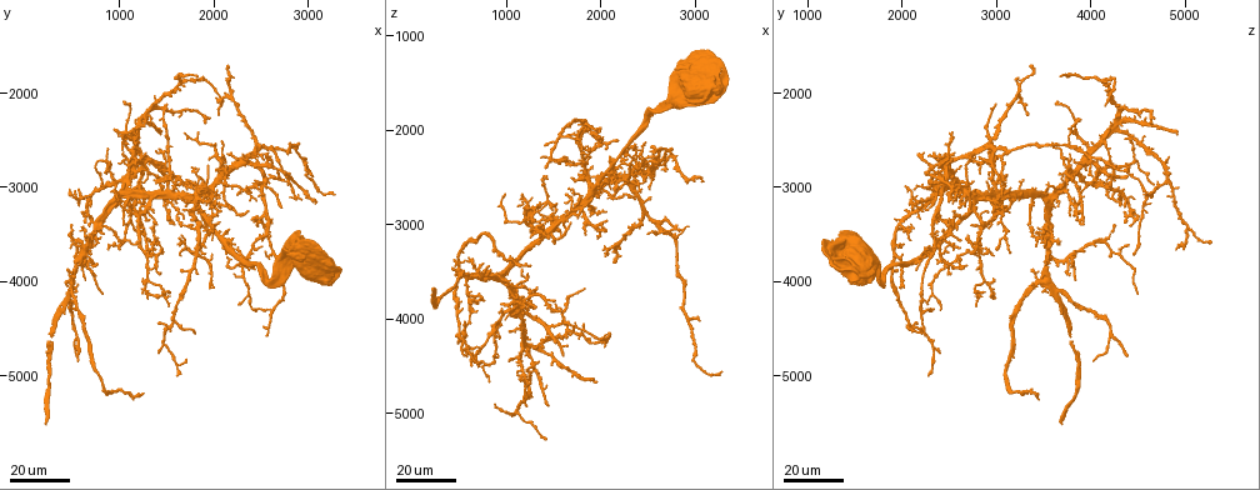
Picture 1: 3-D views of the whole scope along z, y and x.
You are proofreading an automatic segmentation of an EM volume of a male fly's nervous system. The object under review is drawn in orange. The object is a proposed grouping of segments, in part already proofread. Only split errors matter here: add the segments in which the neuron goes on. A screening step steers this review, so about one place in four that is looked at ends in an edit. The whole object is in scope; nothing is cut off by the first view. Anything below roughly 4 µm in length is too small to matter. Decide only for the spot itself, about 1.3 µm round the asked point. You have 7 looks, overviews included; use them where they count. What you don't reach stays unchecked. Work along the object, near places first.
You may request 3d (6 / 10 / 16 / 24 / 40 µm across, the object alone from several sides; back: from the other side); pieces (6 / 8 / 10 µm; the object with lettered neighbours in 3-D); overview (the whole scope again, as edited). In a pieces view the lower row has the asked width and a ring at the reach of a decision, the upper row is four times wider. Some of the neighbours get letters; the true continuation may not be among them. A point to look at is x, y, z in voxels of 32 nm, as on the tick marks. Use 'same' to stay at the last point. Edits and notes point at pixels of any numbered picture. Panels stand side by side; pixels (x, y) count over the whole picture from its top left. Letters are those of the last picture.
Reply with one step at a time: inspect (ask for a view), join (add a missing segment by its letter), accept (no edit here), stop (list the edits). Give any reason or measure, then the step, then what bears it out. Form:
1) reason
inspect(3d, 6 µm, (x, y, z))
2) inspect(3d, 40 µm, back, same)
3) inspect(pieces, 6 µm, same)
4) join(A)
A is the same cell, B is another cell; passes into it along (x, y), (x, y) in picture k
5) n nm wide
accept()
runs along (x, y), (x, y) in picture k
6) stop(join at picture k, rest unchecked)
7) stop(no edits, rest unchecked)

end of a long branch
inspect(3d, 24 µm, (1420, 2420, 4920))

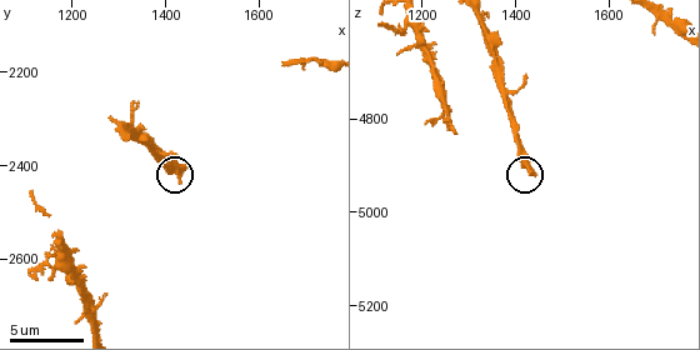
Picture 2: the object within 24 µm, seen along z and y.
inspect(pieces, 6 µm, same)

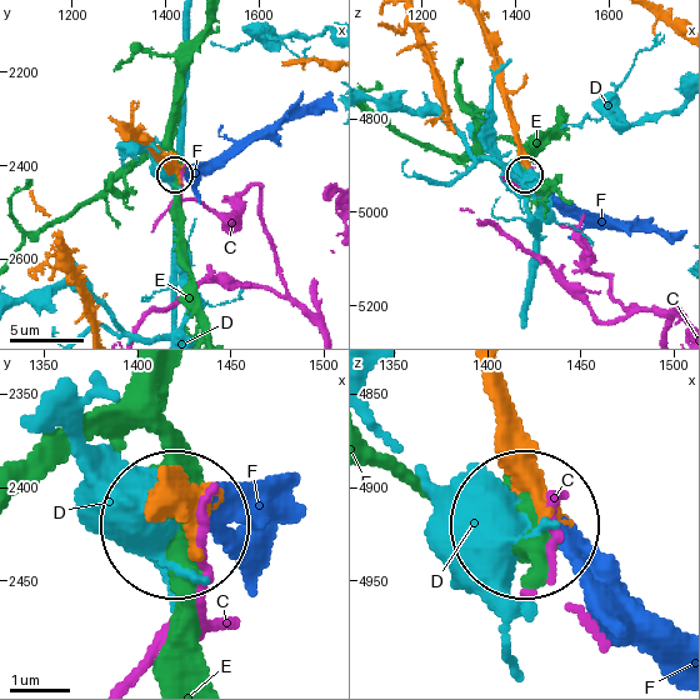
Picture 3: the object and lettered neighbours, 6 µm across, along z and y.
210 nm wide
join(F)
F is the same cell, C, D and E are other cells; passes into it along (168, 473), (216, 503), (286, 498) in picture 3; it goes on there

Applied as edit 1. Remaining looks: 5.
see it whole again
inspect(overview)

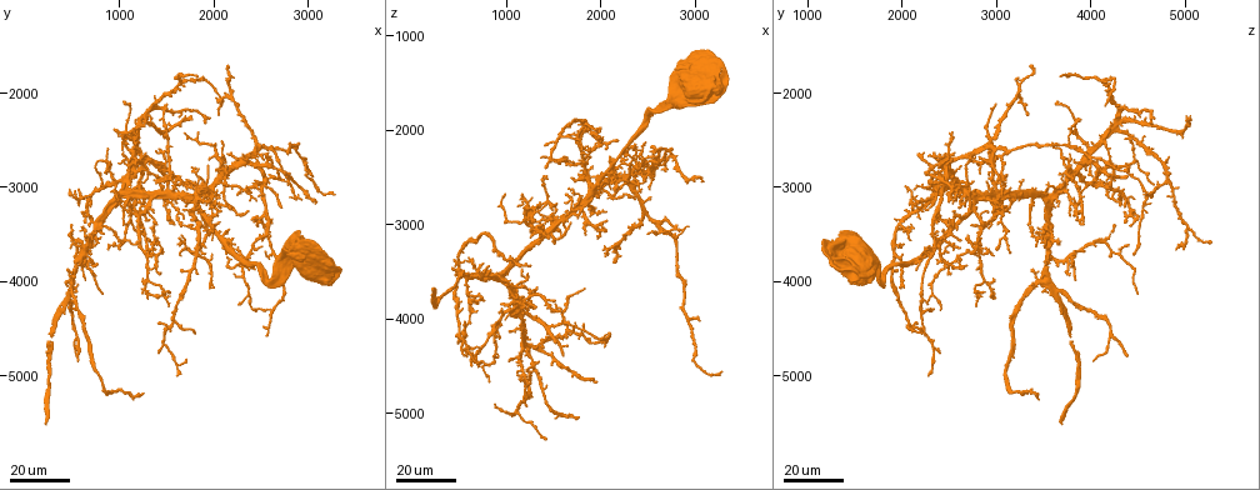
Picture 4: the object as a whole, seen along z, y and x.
end of a long branch
inspect(3d, 24 µm, (1740, 2280, 5080))

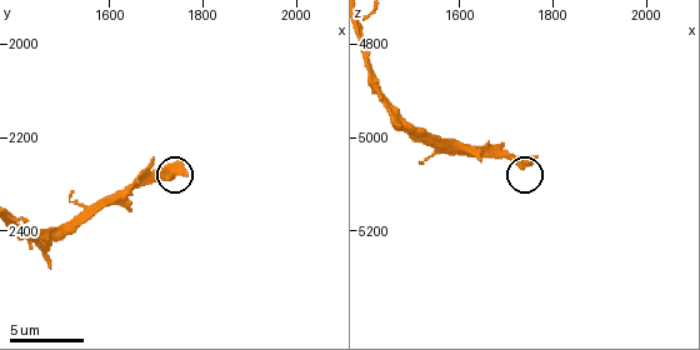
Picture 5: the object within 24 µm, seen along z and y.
what lies round it
inspect(pieces, 10 µm, (1750, 2245, 5055))

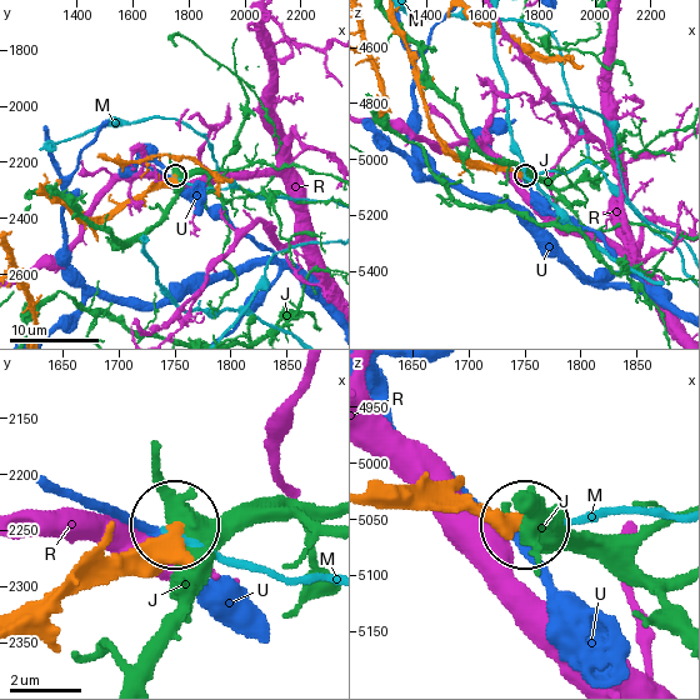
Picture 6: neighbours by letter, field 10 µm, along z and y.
240 nm wide
accept()
J, M, R and U are other cells; none of them fits

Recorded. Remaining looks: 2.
long arm stops here
inspect(3d, 24 µm, (1980, 2260, 4680))

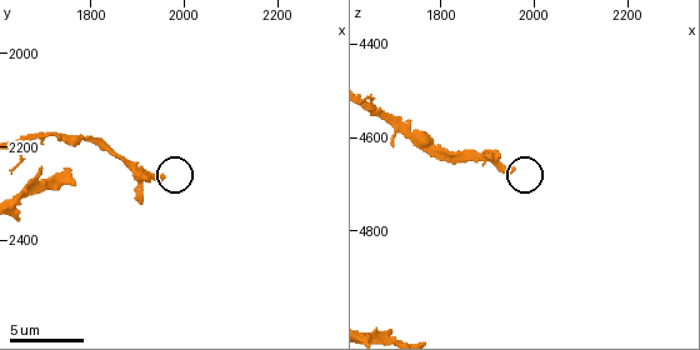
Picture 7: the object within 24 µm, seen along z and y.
what lies round it
inspect(pieces, 10 µm, (1955, 2270, 4670))

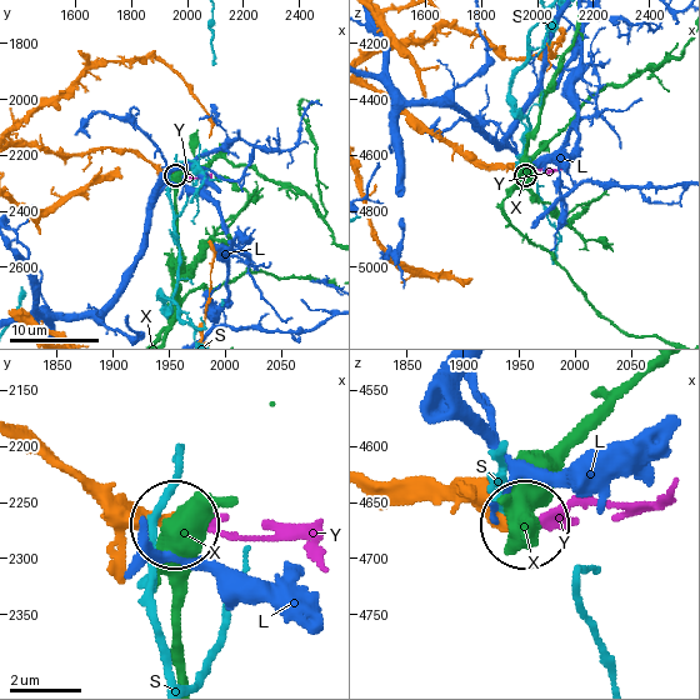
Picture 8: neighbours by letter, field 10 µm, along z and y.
join(Y)
Y is the same cell, L, S and X are other cells; passes into it along (435, 488), (503, 520), (548, 520), (655, 499), (674, 478) in picture 8; the neuron continues

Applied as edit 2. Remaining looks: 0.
stop(join at picture 3, join at picture 8, rest unchecked)

